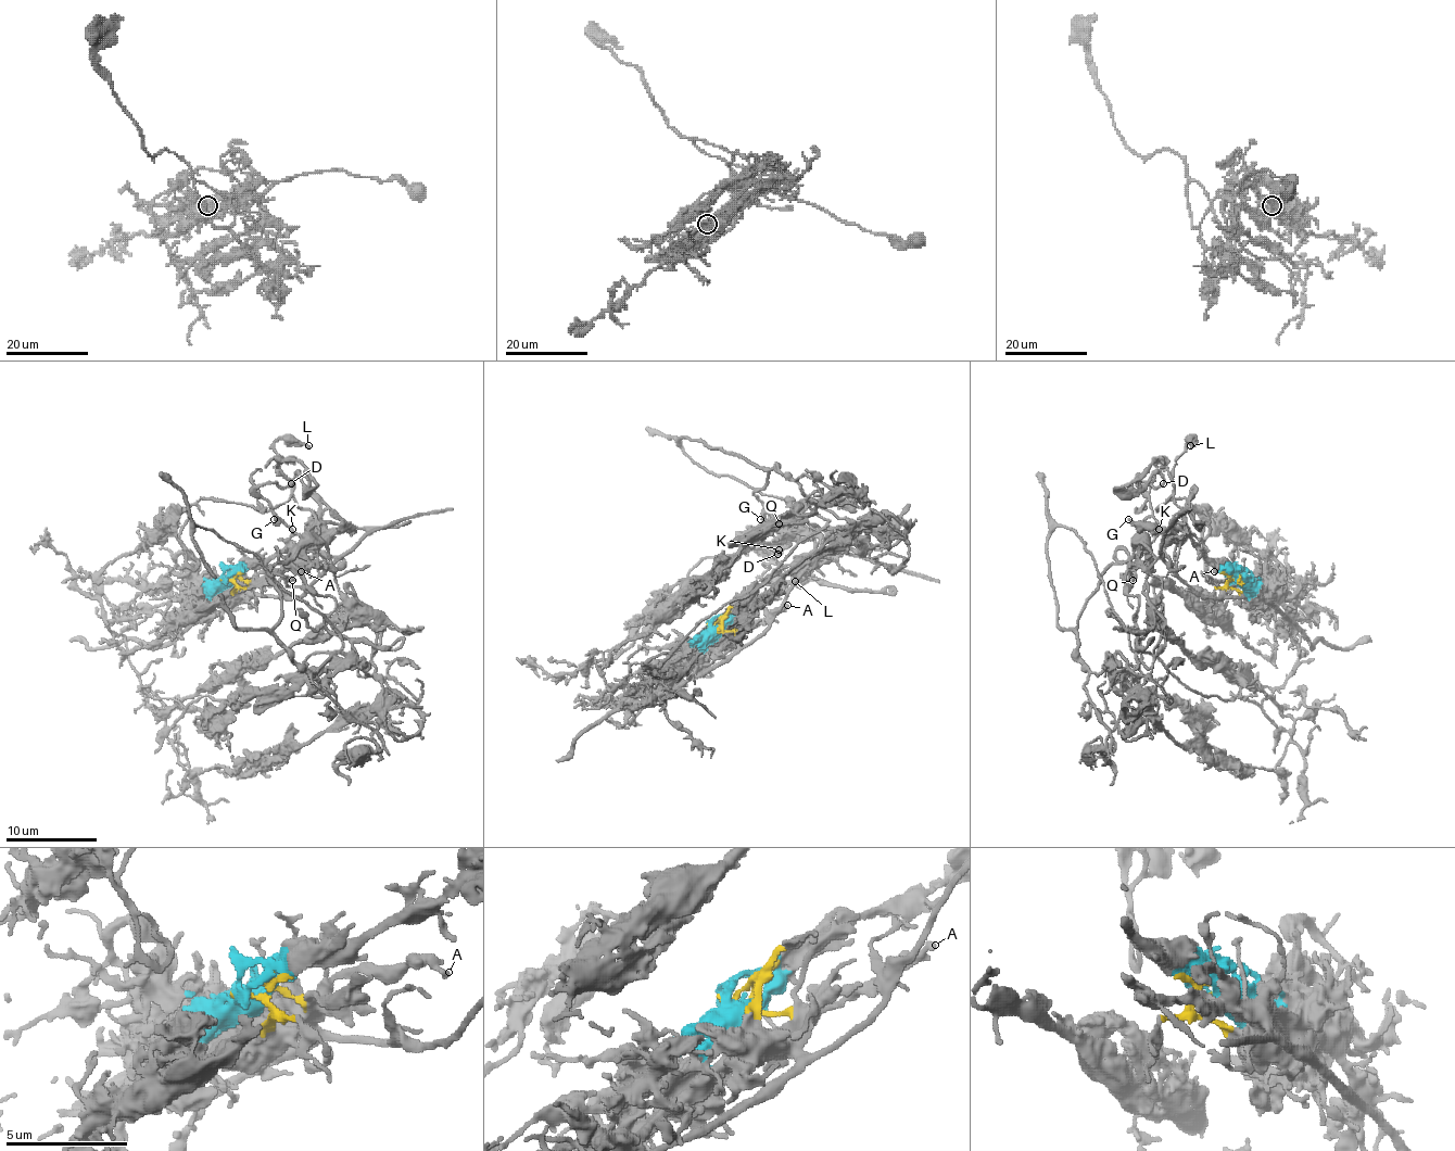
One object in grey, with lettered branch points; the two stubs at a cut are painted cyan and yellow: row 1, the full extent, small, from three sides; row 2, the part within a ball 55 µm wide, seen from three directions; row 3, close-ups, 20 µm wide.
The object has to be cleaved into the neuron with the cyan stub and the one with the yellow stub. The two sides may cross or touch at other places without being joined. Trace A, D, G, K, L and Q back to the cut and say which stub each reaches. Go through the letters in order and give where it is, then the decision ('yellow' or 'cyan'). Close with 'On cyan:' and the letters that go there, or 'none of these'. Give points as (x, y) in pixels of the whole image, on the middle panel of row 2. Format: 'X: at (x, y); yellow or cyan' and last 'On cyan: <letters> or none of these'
A: at (787, 605); yellow
D: at (777, 554); cyan
G: at (760, 519); cyan
K: at (779, 549); cyan
L: at (795, 581); cyan
Q: at (779, 523); cyan
On cyan: D, G, K, L, Q

